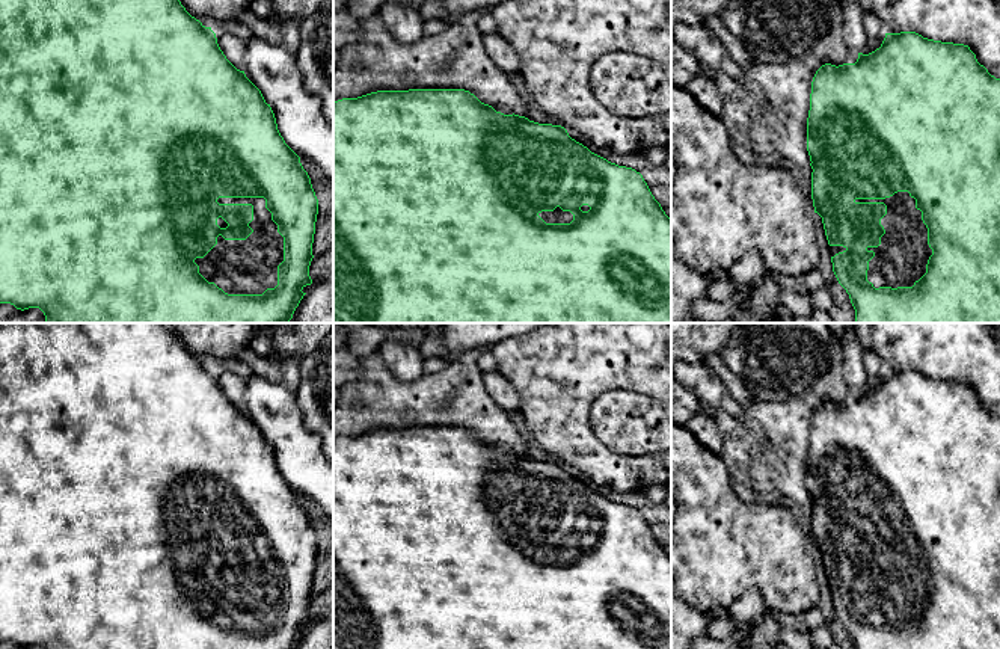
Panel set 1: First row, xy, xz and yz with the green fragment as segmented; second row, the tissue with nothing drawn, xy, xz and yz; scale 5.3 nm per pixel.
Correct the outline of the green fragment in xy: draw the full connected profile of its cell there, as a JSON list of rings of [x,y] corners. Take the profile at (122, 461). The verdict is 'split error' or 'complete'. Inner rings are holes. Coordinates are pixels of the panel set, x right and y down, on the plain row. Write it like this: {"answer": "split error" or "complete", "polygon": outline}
{"answer": "split error", "polygon": [[[0,323],[0,641],[11,641],[11,643],[14,643],[14,644],[15,644],[15,646],[17,646],[17,647],[21,647],[21,649],[24,649],[24,647],[29,647],[29,646],[39,646],[39,647],[41,647],[41,649],[296,649],[296,646],[297,646],[297,644],[299,644],[299,641],[300,641],[300,638],[302,638],[302,637],[303,637],[303,634],[305,634],[305,632],[306,632],[306,631],[303,631],[303,629],[302,629],[302,628],[303,628],[303,626],[305,626],[305,625],[306,625],[306,623],[311,623],[311,622],[312,622],[312,617],[311,617],[311,614],[309,614],[309,604],[311,604],[311,599],[312,599],[312,596],[314,596],[314,593],[312,593],[312,581],[314,581],[314,572],[315,572],[315,560],[317,560],[317,552],[318,552],[318,537],[317,537],[317,534],[315,534],[315,530],[314,530],[314,527],[312,527],[312,522],[311,522],[311,516],[309,516],[309,513],[308,513],[308,510],[306,510],[306,509],[305,509],[305,507],[303,507],[303,504],[302,504],[302,501],[300,501],[300,495],[299,495],[299,494],[297,494],[297,492],[296,492],[296,491],[294,491],[294,489],[293,489],[293,488],[291,488],[291,486],[290,486],[290,484],[288,484],[288,483],[287,483],[287,481],[285,481],[285,478],[284,478],[284,475],[282,475],[282,474],[281,474],[281,471],[279,471],[279,468],[278,468],[278,462],[276,462],[276,456],[275,456],[275,451],[273,451],[273,448],[271,448],[271,445],[270,445],[270,442],[267,442],[267,441],[265,441],[265,438],[264,438],[264,435],[262,435],[262,432],[261,432],[261,429],[259,429],[259,427],[258,427],[258,426],[256,426],[256,424],[255,424],[255,423],[253,423],[253,421],[252,421],[252,420],[250,420],[250,418],[249,418],[249,417],[247,417],[247,415],[246,415],[246,412],[244,412],[244,409],[240,409],[240,408],[237,408],[237,406],[235,406],[235,404],[234,404],[234,403],[232,403],[232,401],[231,401],[231,400],[229,400],[229,398],[228,398],[228,397],[226,397],[226,394],[225,394],[225,392],[223,392],[223,389],[222,389],[222,388],[220,388],[220,385],[219,385],[219,382],[217,382],[217,376],[216,376],[216,371],[214,371],[214,370],[213,370],[213,368],[211,368],[211,365],[205,365],[205,364],[204,364],[204,362],[202,362],[202,361],[201,361],[201,359],[199,359],[199,358],[196,358],[196,356],[195,356],[195,355],[192,355],[192,353],[190,353],[190,352],[189,352],[189,350],[187,350],[187,349],[186,349],[186,346],[184,346],[184,344],[183,344],[183,343],[181,343],[181,340],[179,340],[179,338],[178,338],[178,337],[176,337],[176,335],[175,335],[175,334],[173,334],[173,331],[172,331],[172,329],[170,329],[170,328],[169,328],[169,326],[167,326],[167,323]]]}

